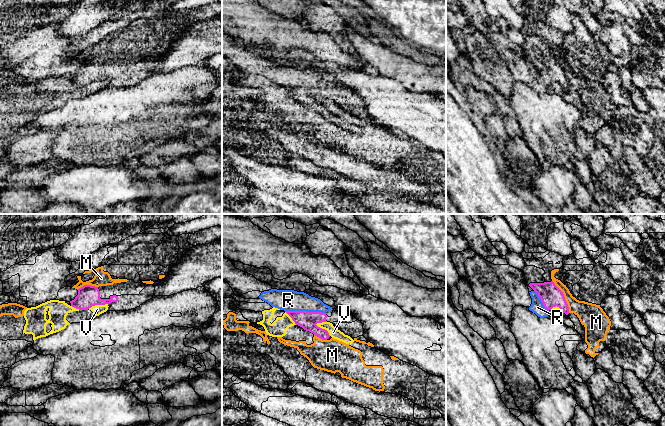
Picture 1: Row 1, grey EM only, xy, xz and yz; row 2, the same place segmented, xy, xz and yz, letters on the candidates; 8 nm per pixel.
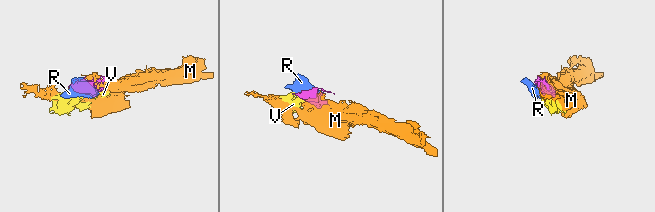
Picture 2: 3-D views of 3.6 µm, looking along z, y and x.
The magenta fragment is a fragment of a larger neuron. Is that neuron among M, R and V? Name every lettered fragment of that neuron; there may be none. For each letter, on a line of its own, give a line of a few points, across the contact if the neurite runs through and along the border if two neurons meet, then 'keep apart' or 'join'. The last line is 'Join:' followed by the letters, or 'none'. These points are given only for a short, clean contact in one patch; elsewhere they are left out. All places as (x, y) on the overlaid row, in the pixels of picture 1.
M: join
R: join
V: line xz (315, 324), (324, 328), (330, 335); keep apart
Join: M, R

